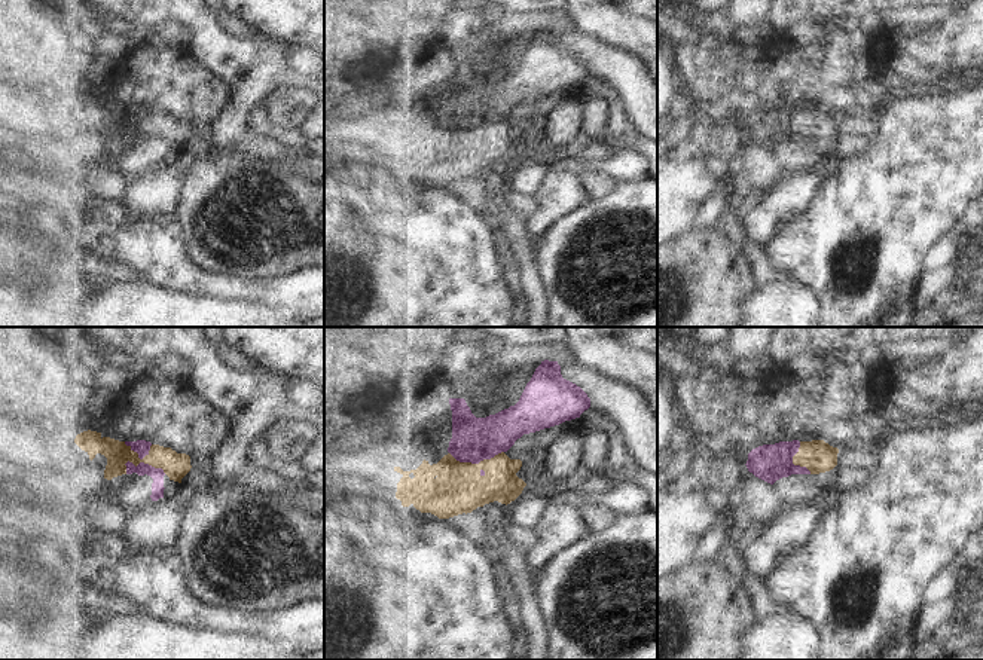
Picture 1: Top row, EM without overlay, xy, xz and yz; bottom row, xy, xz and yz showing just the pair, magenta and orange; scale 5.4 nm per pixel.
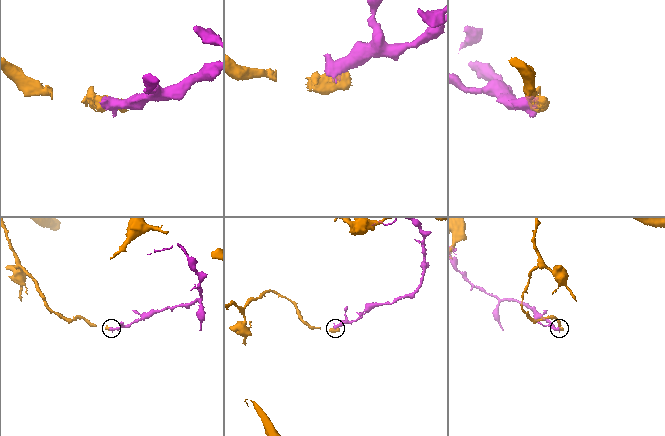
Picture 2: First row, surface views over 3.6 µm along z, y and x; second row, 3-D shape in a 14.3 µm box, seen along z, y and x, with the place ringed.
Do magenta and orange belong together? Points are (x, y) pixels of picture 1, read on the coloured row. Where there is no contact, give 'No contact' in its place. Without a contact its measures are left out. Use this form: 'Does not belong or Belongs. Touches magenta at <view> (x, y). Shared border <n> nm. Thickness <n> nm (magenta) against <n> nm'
Does not belong. Touches magenta at xy (143, 463). Shared border 280 nm. Thickness 70 nm (magenta) against 140 nm.

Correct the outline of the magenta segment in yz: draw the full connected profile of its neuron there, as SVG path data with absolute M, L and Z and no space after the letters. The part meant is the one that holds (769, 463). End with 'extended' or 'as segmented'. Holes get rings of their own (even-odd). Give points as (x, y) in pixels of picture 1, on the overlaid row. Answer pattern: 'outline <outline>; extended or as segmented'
outline M799 440L763 444L748 453L745 465L750 473L770 485L791 474L810 474L806 467L793 464L799 447Z; as segmented

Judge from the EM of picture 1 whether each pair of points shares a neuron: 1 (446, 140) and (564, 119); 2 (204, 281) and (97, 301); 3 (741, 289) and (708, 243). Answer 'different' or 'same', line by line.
1: different
2: different
3: same

